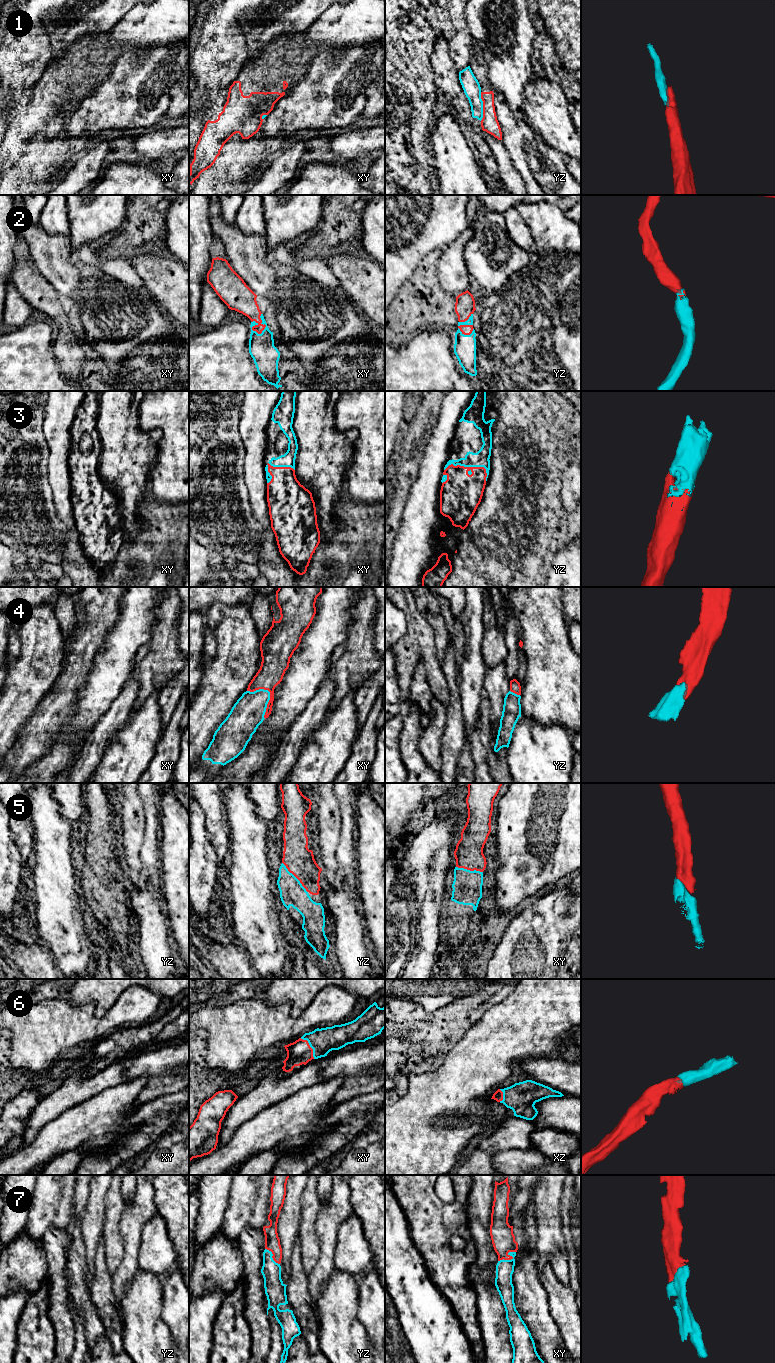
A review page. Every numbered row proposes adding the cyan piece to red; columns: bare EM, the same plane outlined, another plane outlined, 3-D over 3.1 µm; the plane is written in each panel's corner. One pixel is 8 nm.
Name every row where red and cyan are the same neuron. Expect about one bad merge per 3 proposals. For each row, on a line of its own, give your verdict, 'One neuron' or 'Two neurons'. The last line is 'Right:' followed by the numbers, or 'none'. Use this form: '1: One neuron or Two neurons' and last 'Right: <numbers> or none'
1: Two neurons
2: One neuron
3: One neuron
4: One neuron
5: One neuron
6: One neuron
7: One neuron
Right: 2, 3, 4, 5, 6, 7

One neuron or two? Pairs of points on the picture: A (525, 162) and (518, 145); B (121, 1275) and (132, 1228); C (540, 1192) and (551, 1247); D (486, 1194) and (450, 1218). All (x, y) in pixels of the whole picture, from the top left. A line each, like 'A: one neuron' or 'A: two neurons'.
A: one neuron
B: one neuron
C: one neuron
D: two neurons

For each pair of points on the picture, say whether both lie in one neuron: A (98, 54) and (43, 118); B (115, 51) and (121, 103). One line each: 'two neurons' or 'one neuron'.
A: one neuron
B: two neurons

